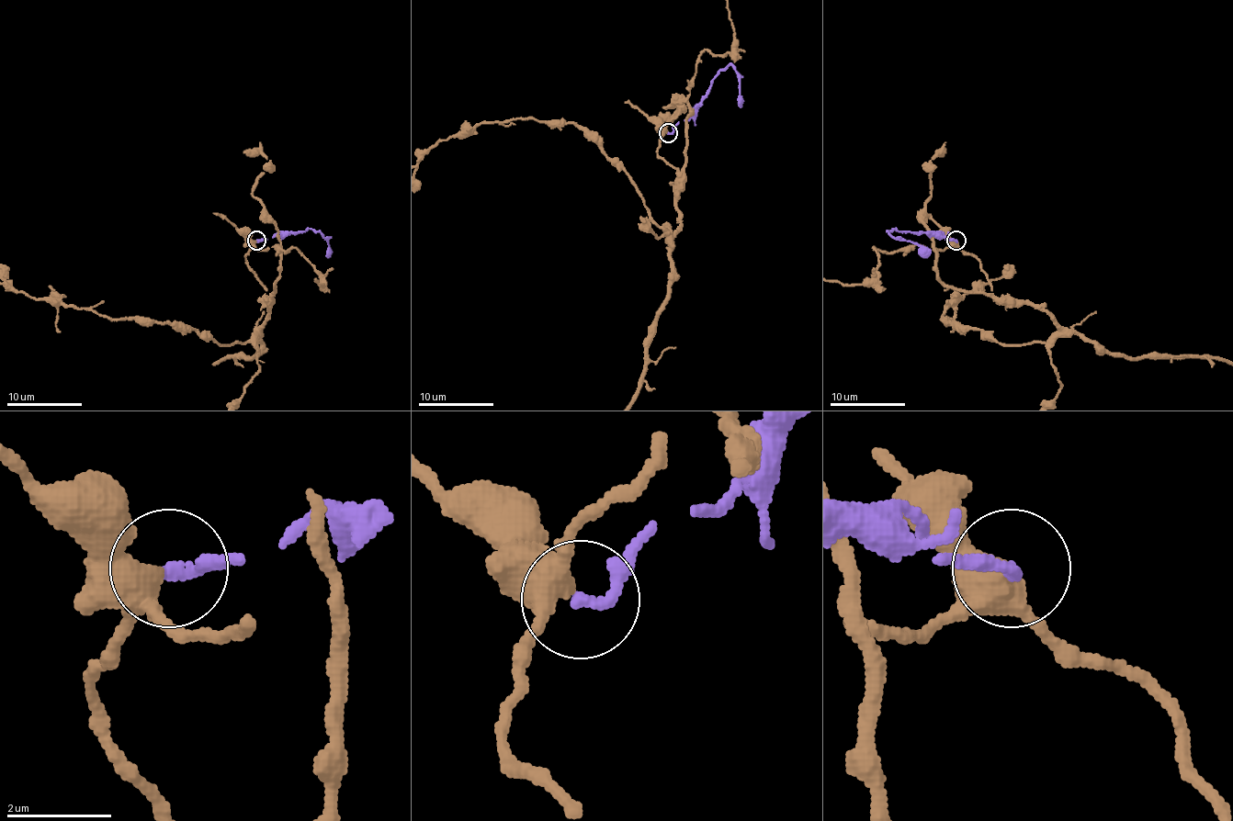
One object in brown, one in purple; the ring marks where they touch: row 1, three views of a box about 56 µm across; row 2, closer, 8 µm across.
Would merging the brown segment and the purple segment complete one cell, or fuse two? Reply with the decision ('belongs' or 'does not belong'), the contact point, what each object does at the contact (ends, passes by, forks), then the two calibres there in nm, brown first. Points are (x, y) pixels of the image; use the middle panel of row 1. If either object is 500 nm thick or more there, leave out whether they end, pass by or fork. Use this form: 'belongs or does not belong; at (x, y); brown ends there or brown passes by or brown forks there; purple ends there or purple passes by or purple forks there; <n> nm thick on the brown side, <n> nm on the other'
does not belong; at (668, 133); brown forks there; purple ends there; 320 nm thick on the brown side, 240 nm on the other

